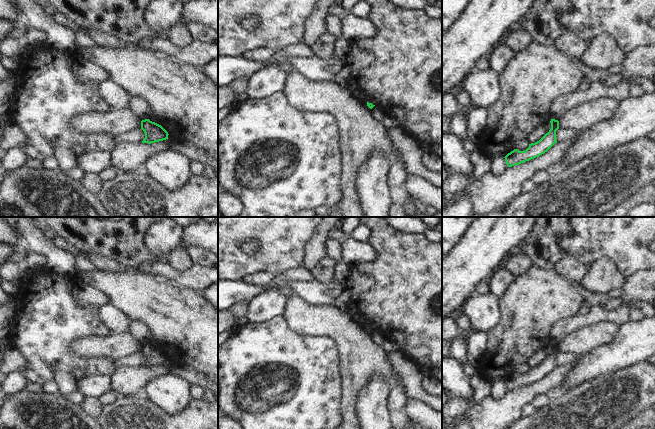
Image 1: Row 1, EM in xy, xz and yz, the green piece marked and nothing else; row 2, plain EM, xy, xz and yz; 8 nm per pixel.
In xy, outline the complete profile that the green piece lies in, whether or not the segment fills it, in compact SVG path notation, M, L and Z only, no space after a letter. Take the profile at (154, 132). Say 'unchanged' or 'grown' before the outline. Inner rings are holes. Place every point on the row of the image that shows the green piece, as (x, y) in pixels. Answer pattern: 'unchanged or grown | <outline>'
unchanged | M145 119L141 121L141 129L145 133L142 143L155 143L168 139L168 132L159 124Z

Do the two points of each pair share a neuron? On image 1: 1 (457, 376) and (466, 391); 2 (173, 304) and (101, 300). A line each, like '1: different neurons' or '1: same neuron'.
1: same neuron
2: different neurons

